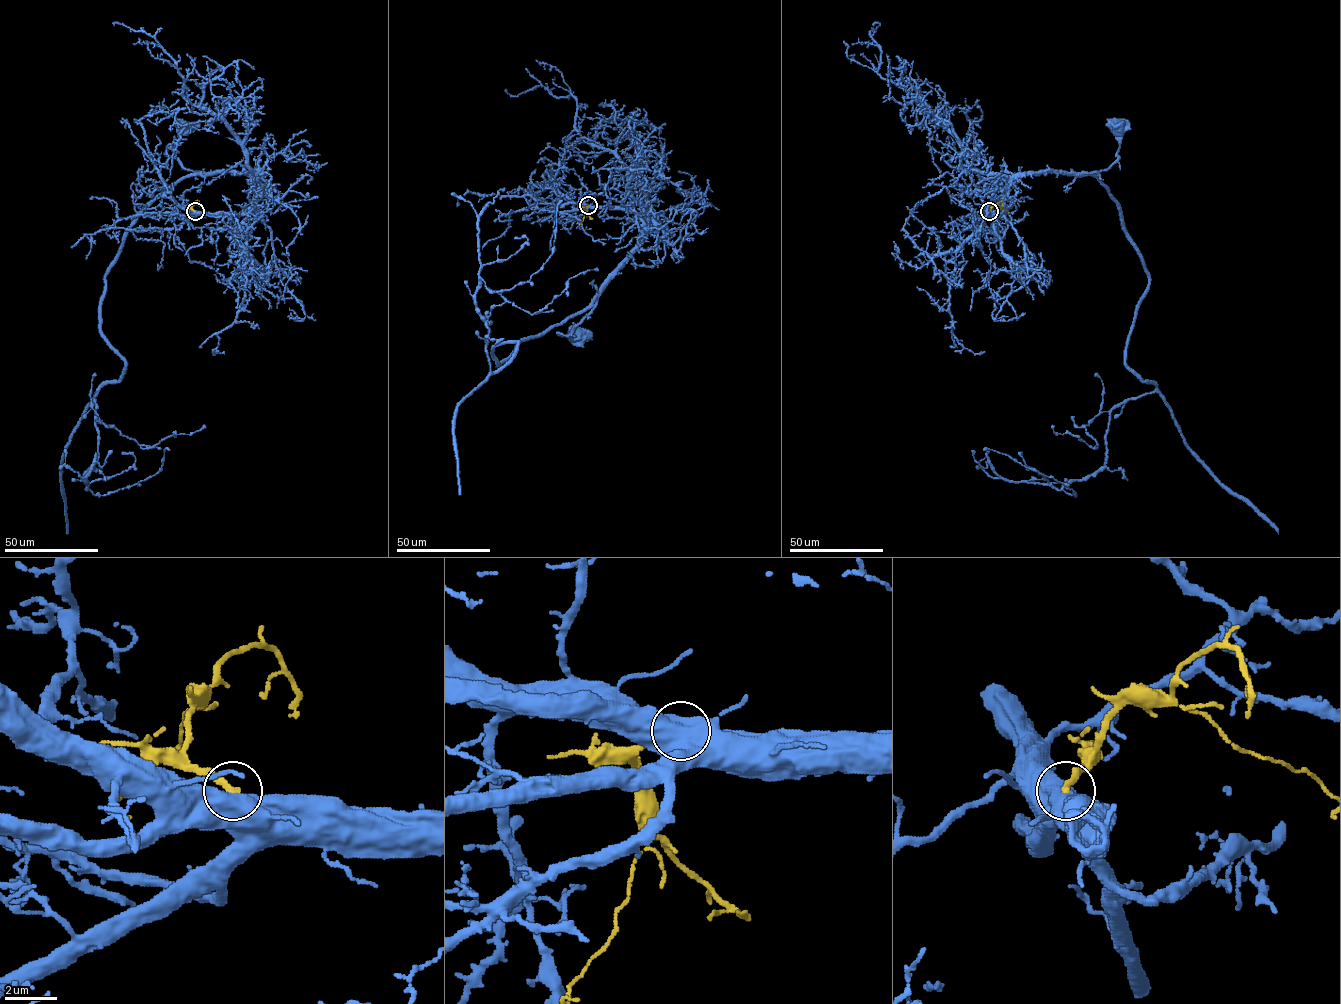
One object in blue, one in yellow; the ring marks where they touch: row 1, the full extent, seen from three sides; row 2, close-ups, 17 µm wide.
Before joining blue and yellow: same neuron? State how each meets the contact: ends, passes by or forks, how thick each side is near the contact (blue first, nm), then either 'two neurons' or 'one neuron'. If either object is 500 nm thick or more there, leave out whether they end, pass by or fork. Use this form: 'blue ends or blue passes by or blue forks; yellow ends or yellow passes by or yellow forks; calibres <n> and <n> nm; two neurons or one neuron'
calibres 800 and 260 nm; two neurons

